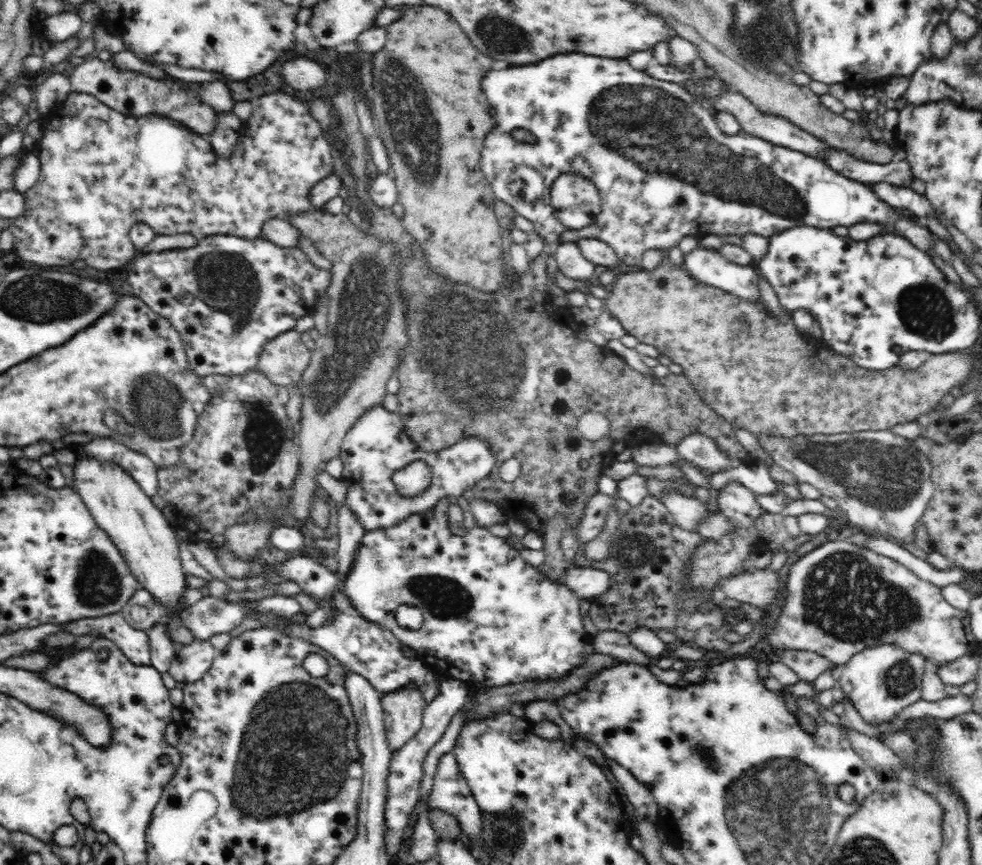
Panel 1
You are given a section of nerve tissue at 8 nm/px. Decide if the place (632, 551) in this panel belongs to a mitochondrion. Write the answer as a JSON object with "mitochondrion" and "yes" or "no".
{"mitochondrion":"yes"}

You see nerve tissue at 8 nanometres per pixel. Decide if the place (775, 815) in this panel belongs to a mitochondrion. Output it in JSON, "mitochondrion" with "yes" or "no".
{"mitochondrion":"yes"}

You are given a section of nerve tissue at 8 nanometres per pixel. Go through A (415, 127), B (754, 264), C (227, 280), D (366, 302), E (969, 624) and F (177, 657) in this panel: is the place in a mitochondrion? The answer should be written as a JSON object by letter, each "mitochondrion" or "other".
{"A":"mitochondrion","B":"other","C":"mitochondrion","D":"mitochondrion","E":"other","F":"other"}

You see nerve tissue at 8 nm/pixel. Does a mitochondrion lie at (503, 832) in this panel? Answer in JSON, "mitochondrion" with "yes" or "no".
{"mitochondrion":"yes"}

